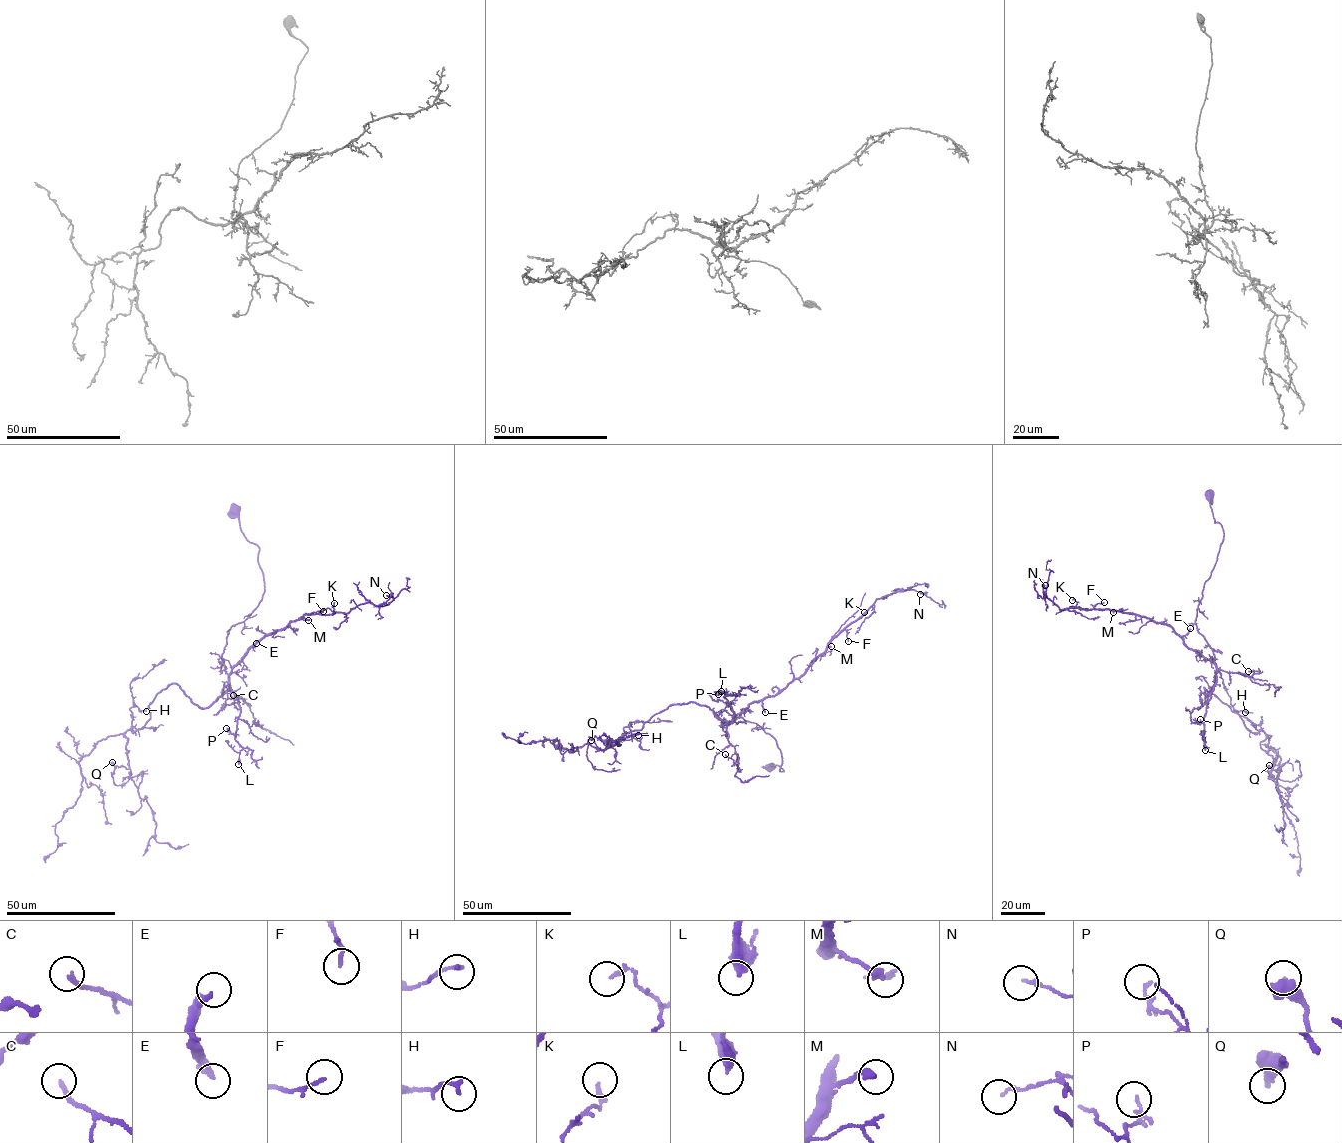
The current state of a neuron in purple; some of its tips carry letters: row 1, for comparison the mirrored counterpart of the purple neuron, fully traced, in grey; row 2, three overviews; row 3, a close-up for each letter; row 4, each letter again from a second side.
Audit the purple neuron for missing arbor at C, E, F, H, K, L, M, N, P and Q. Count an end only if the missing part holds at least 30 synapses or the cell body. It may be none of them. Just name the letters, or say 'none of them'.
E

